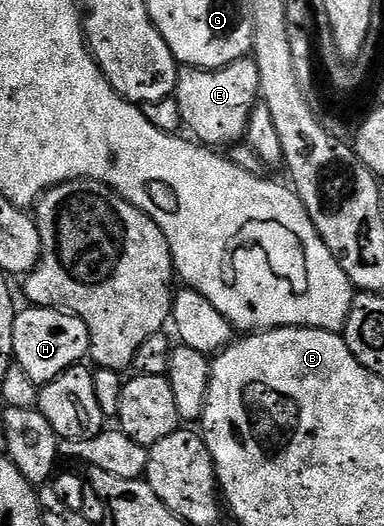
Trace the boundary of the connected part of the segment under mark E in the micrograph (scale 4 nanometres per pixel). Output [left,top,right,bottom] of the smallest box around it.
[175,56,260,148]

